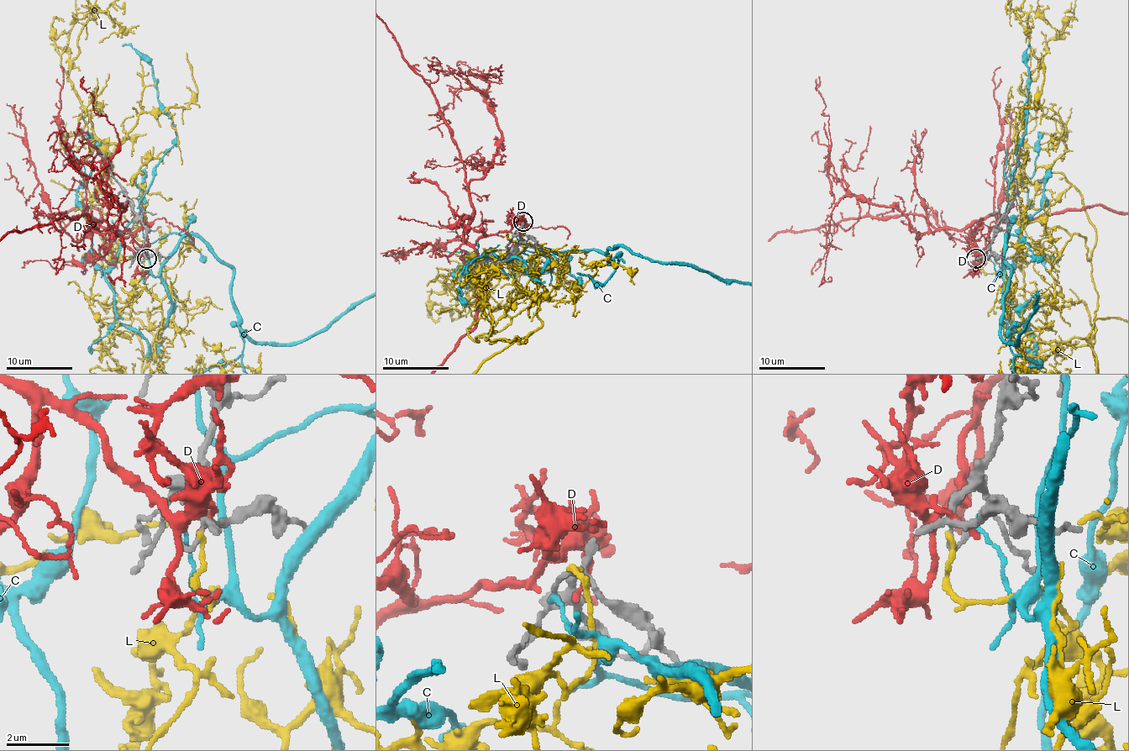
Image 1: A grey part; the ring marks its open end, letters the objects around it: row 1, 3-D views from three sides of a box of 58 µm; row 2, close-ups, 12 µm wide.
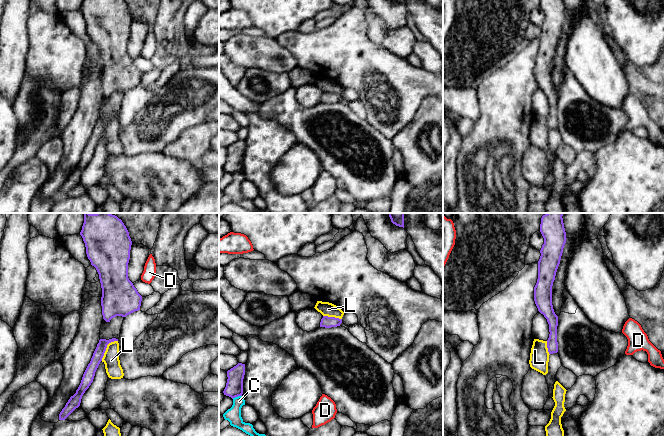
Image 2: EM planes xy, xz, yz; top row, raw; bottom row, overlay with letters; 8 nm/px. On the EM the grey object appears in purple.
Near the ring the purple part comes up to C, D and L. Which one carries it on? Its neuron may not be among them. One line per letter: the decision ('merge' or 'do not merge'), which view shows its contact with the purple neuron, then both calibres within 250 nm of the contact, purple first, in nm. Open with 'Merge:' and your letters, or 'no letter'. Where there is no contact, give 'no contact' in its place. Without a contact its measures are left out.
Merge: no letter
C: do not merge; contact in xz; calibres 140 and 120 nm
D: do not merge; no contact
L: do not merge; contact in xy; calibres 90 and 130 nm

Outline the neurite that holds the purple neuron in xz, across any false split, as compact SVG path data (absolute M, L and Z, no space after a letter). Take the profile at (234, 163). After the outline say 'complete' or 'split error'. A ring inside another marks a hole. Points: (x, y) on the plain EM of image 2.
M238 139L227 147L227 159L223 167L224 171L232 175L243 170L243 155L245 151L245 140Z; complete

